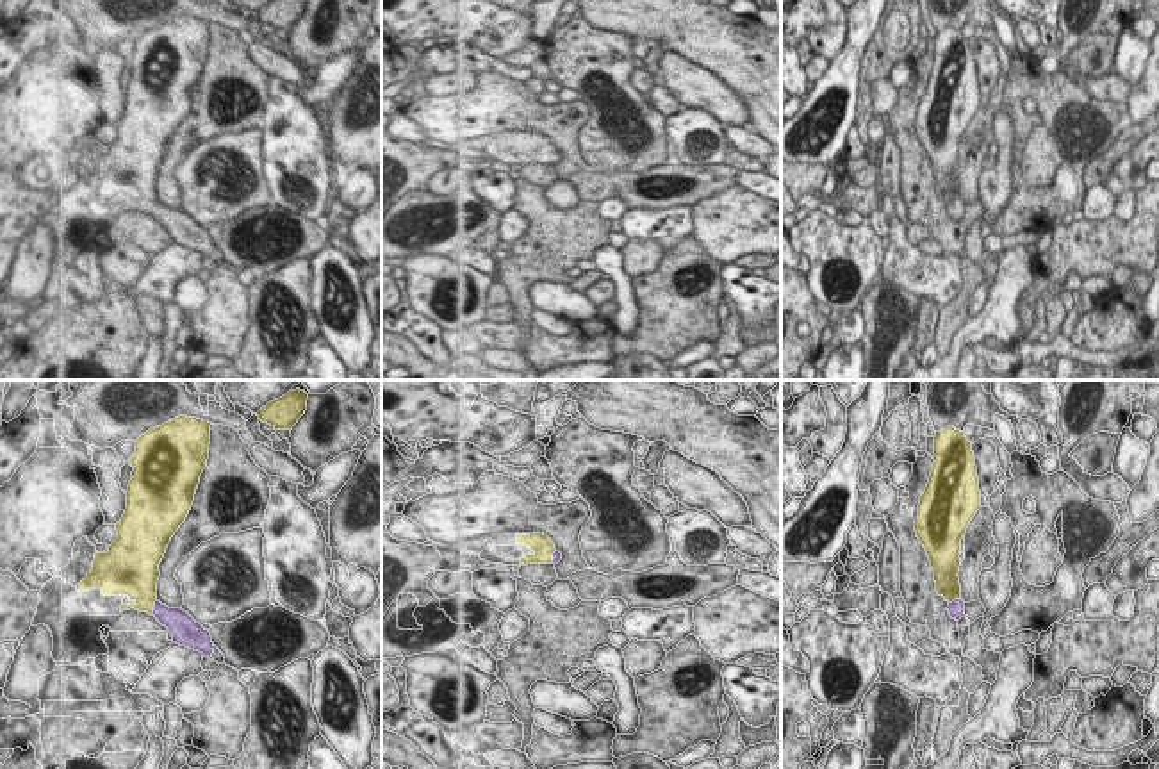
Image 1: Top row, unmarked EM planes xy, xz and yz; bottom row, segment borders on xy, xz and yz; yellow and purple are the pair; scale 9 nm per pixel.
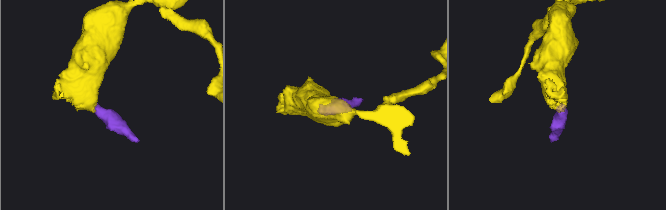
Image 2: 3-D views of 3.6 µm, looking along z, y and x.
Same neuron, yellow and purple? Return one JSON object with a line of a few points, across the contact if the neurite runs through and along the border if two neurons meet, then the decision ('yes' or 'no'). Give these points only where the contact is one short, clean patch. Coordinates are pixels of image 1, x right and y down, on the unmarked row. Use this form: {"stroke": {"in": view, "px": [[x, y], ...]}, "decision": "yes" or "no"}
{"stroke": {"in": "xy", "px": [[139, 182], [145, 197], [154, 206], [175, 220]]}, "decision": "yes"}

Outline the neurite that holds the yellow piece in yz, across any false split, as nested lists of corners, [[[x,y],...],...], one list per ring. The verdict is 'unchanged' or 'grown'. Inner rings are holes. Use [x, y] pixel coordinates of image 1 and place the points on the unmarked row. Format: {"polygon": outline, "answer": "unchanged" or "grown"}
{"polygon": [[[947,27],[934,37],[934,64],[920,96],[915,132],[934,171],[936,193],[949,203],[952,219],[965,216],[959,186],[959,150],[966,128],[981,107],[972,43],[965,32]]], "answer": "grown"}

